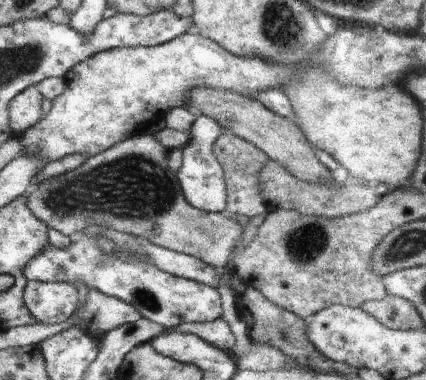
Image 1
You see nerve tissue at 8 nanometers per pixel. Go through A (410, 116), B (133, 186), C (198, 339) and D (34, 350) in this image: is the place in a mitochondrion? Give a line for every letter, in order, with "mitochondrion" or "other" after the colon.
A: other
B: mitochondrion
C: other
D: other

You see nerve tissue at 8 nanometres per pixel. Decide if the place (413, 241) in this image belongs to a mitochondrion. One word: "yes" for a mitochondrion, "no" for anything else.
yes

